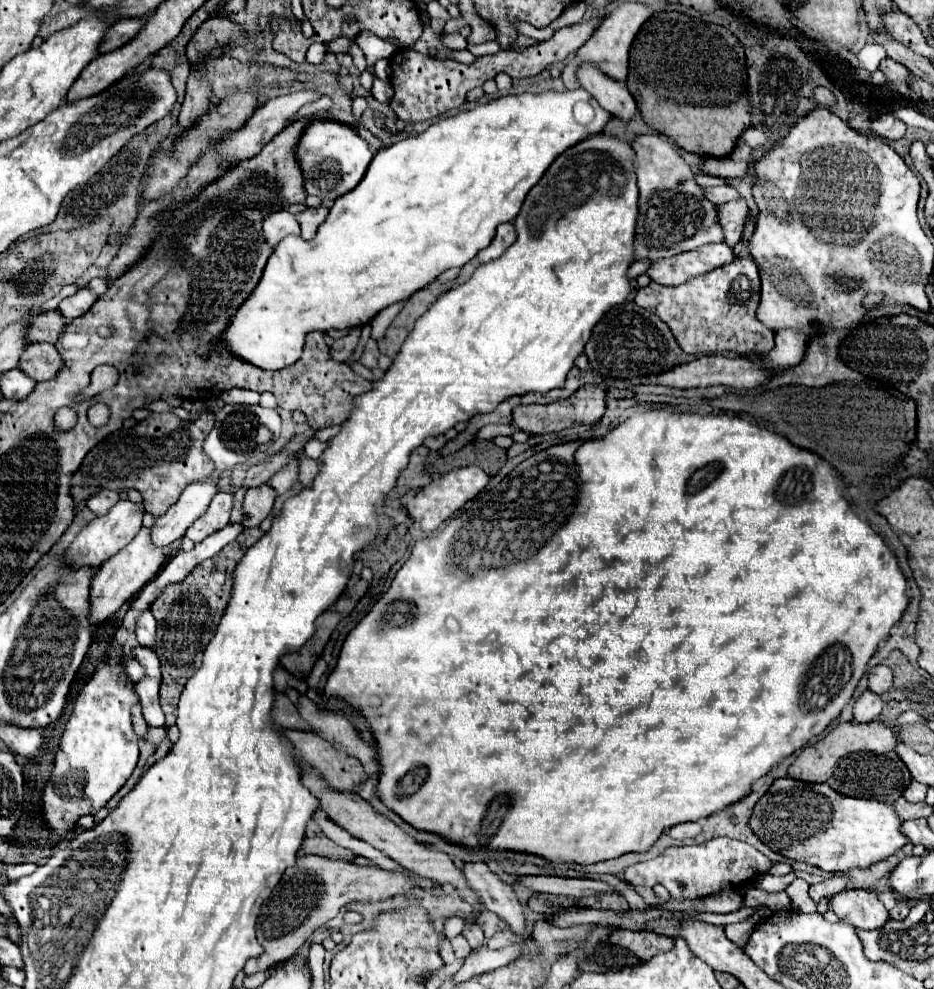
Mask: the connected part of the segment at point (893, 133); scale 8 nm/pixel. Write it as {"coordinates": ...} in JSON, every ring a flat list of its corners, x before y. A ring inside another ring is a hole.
{"coordinates":[[880,115,880,117,872,119,872,133,886,141,902,139,904,131,906,131,906,125,892,115]]}

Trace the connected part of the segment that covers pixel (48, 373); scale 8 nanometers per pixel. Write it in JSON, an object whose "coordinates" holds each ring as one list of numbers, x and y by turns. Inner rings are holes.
{"coordinates":[[30,343,20,359,20,369,36,381,48,381,64,367,60,351,52,343]]}

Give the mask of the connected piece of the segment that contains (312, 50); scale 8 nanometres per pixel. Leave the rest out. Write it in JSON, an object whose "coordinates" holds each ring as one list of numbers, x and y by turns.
{"coordinates":[[315,42,311,44,306,53,306,61,314,65,320,64,327,52,327,47,324,44]]}

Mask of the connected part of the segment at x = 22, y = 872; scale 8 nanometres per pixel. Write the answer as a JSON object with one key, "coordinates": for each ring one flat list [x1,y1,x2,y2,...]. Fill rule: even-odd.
{"coordinates":[[24,863,17,865,8,865,4,868,4,873,10,880,17,880,24,876,30,875,35,871,35,863]]}

